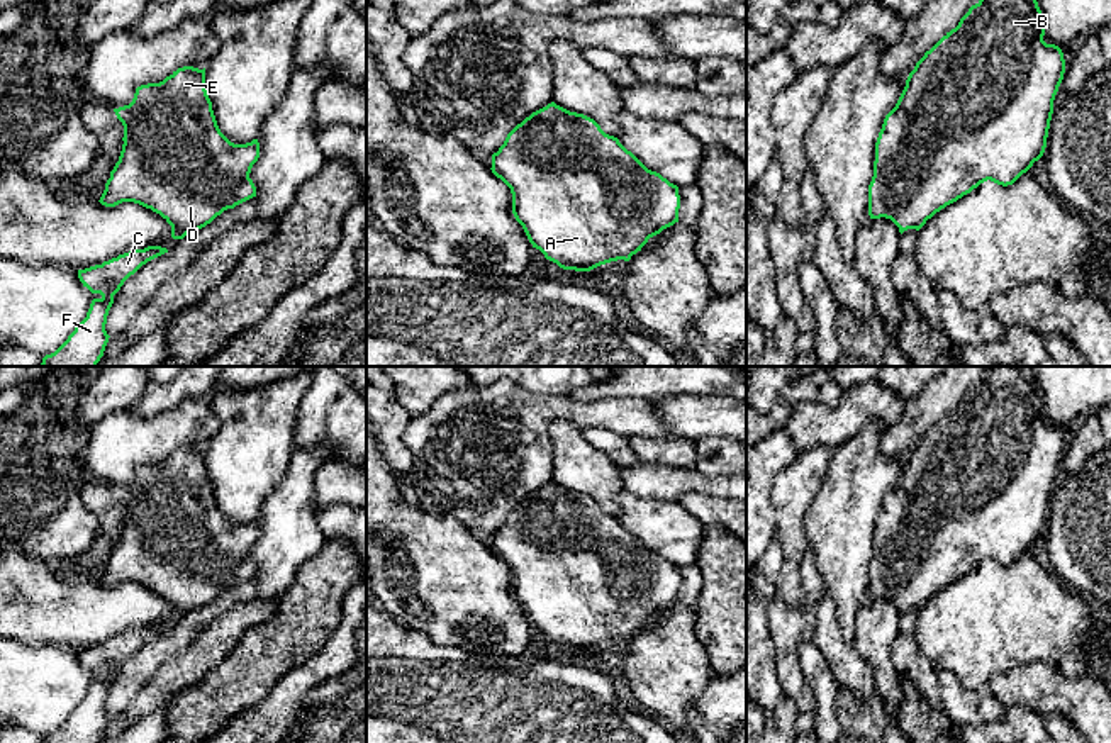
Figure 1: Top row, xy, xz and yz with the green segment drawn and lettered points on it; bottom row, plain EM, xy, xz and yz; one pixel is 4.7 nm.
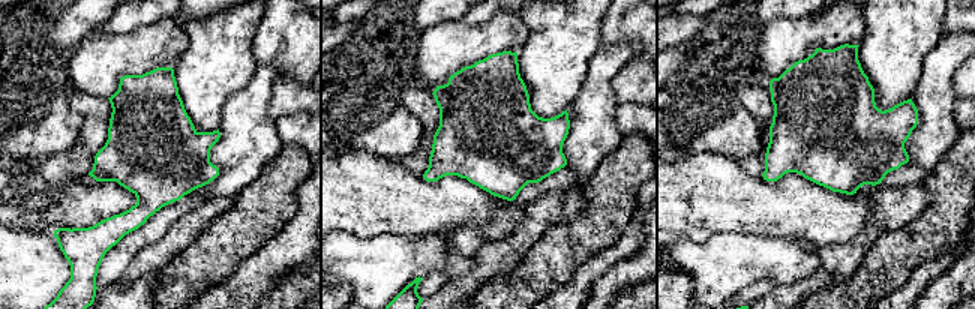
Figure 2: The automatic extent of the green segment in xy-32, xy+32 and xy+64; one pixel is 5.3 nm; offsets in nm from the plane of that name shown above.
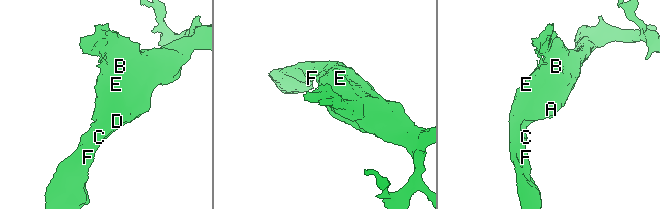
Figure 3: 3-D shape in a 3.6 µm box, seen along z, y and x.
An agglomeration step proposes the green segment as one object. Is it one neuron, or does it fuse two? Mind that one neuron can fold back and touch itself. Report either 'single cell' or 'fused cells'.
single cell

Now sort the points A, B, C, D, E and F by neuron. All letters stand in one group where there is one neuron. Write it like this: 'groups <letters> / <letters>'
groups A B C D E F

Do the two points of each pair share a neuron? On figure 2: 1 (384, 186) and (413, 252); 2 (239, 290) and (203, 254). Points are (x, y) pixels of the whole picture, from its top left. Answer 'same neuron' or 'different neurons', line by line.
1: different neurons
2: different neurons

